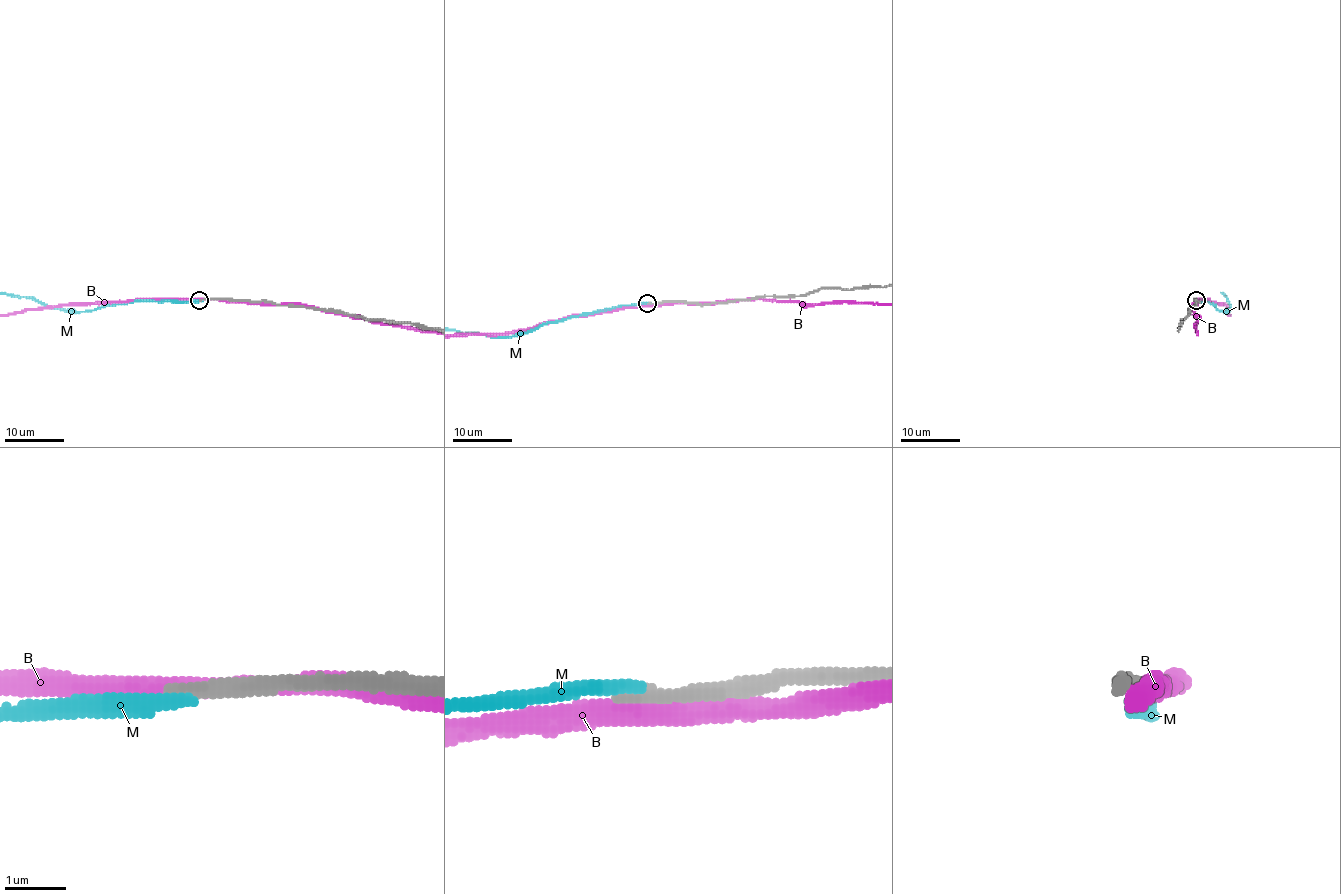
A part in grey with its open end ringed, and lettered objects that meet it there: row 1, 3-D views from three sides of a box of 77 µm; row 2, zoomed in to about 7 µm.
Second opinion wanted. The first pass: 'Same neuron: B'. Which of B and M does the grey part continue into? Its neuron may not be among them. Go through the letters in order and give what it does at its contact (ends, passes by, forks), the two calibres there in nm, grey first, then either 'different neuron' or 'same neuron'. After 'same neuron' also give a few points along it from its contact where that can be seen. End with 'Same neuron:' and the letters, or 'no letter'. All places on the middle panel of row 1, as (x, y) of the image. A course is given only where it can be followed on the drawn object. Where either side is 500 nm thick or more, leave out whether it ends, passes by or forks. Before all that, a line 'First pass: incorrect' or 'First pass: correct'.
First pass: incorrect
B: it passes by; 240 nm thick on the grey side, 320 nm on the other; different neuron
M: it ends there; 280 nm thick on the grey side, 280 nm on the other; different neuron
Same neuron: no letter

